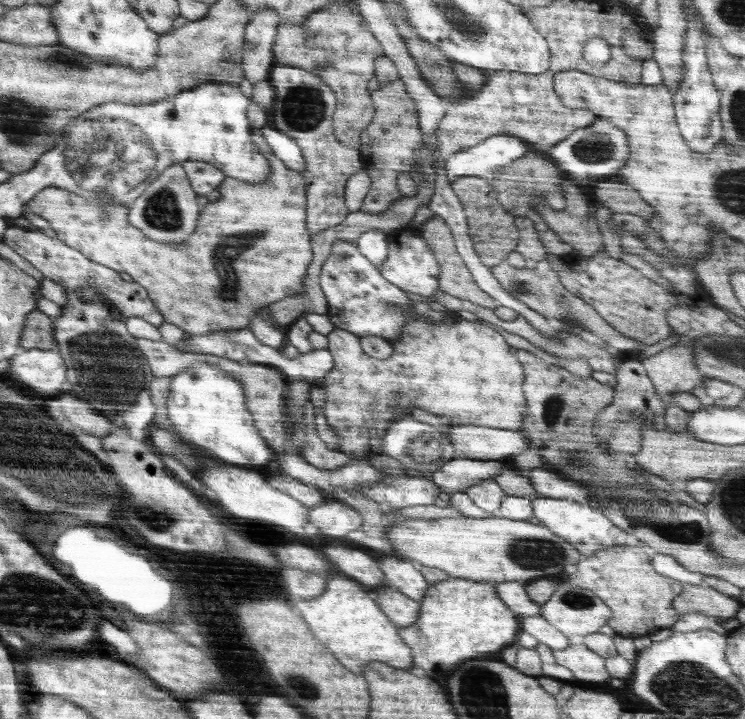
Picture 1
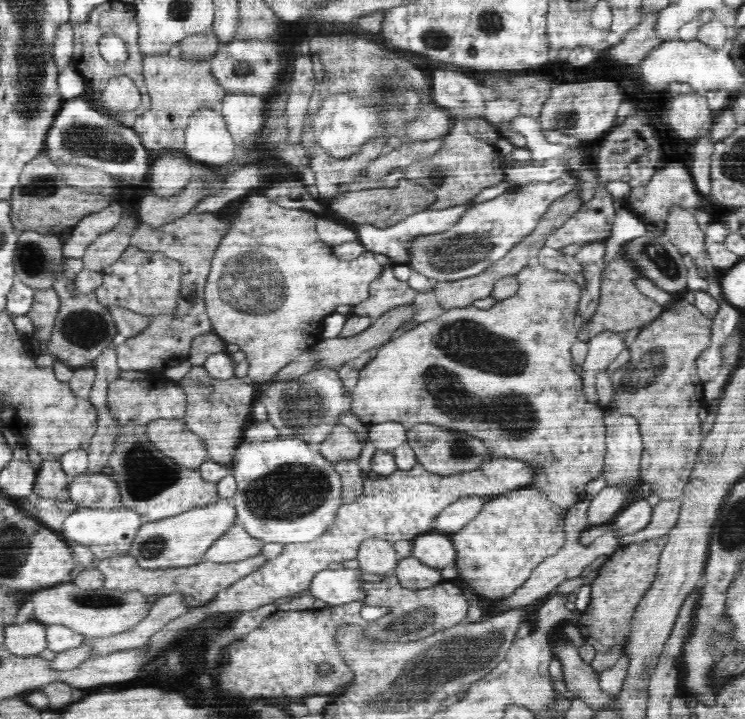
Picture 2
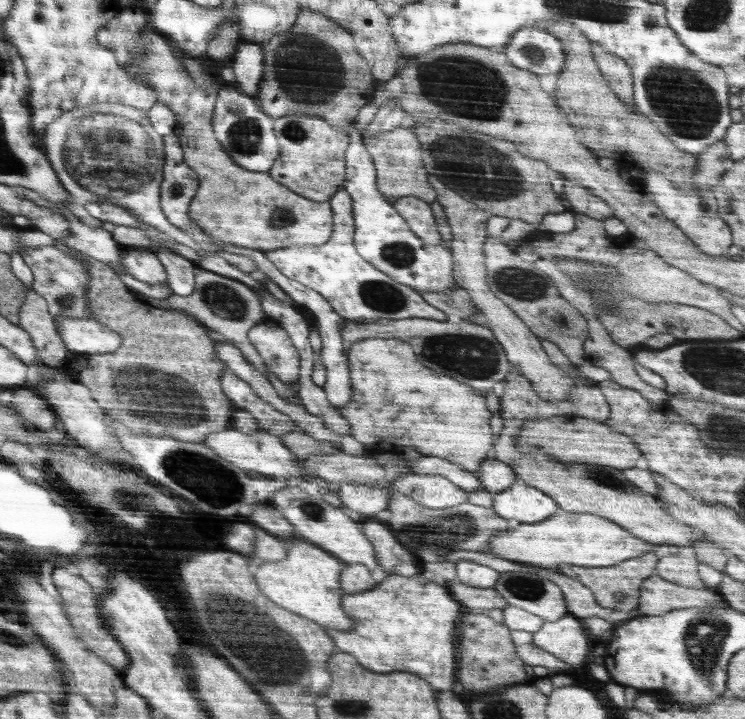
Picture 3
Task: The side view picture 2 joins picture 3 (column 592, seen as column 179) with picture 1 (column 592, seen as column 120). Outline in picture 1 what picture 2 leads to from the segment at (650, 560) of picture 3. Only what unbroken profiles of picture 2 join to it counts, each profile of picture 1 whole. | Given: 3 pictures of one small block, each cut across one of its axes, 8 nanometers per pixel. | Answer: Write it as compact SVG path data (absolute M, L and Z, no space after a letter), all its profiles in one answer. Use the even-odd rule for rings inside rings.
M622 545L595 552L574 565L567 580L580 588L591 590L611 607L613 615L608 626L616 635L638 638L668 629L678 622L674 600L683 592L683 583L663 576L652 566L652 554L642 546Z

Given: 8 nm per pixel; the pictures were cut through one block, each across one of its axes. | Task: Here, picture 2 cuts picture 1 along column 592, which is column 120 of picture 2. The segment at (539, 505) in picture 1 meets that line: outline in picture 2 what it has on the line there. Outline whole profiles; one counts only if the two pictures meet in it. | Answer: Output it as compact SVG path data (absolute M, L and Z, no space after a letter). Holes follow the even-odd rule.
M77 508L63 521L59 535L72 543L86 545L95 558L104 560L116 555L126 554L130 550L143 518L136 509L124 508Z

